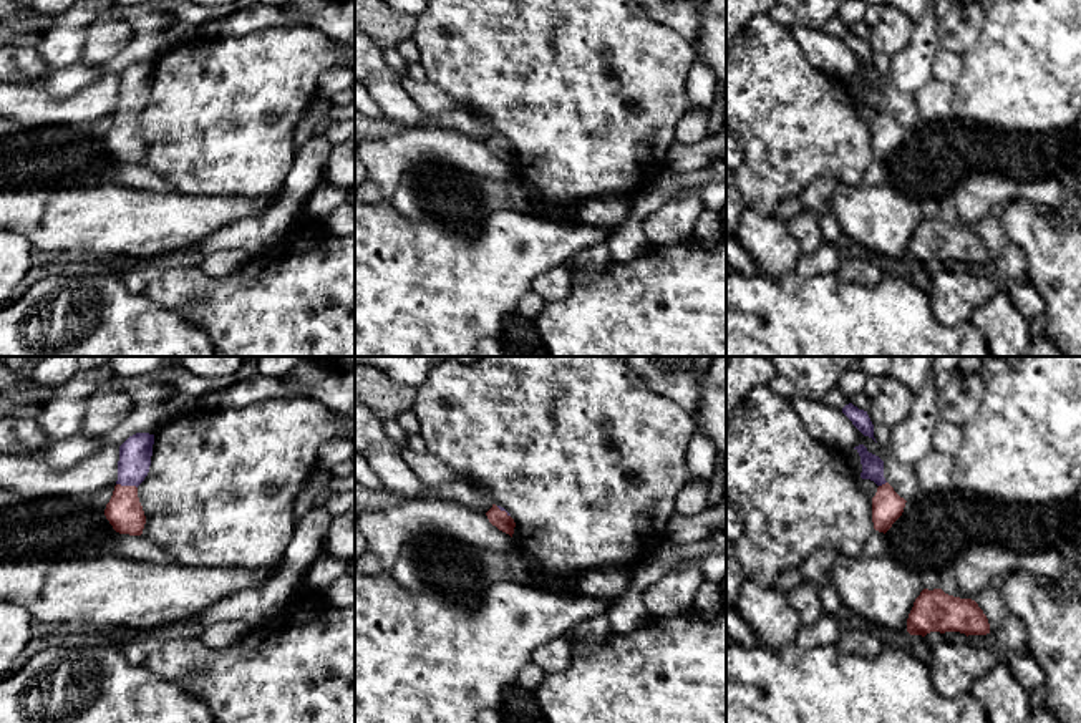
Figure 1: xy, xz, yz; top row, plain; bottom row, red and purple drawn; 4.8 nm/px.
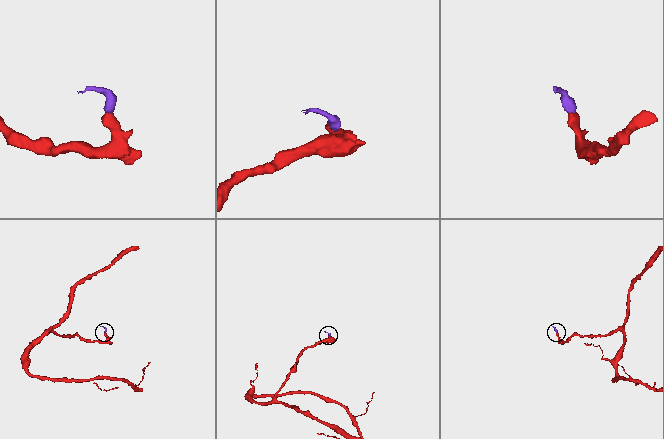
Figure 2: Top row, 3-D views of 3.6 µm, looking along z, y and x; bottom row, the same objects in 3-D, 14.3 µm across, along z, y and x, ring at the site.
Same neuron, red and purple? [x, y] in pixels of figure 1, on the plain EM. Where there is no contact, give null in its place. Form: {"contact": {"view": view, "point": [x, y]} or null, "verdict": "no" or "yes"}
{"contact": {"view": "xy", "point": [126, 115]}, "verdict": "yes"}

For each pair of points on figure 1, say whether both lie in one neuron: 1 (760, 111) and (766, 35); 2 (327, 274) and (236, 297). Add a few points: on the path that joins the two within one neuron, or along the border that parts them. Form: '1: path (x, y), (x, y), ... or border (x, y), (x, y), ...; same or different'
1: path (763, 93), (765, 53); same
2: path (304, 297), (259, 297); same

